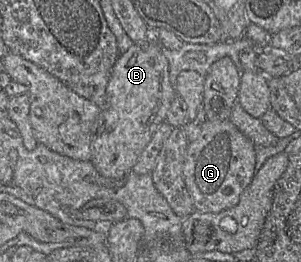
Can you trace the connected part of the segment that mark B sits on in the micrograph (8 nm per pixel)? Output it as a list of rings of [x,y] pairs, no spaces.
[[[158,42],[133,44],[126,52],[119,54],[106,87],[106,108],[99,108],[92,131],[91,163],[99,174],[111,179],[121,179],[133,168],[158,127],[166,121],[175,96],[174,85],[169,79],[169,64]]]

